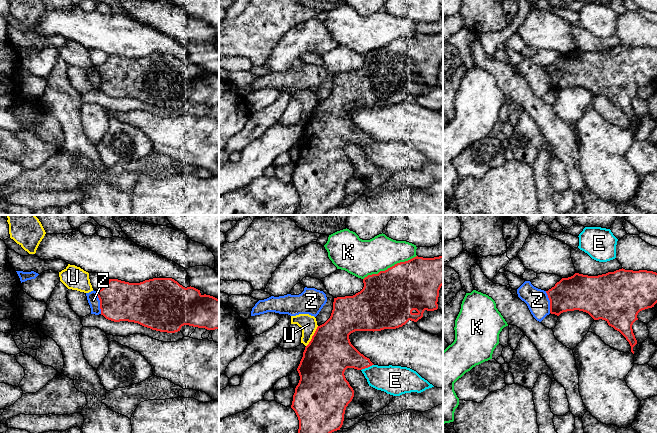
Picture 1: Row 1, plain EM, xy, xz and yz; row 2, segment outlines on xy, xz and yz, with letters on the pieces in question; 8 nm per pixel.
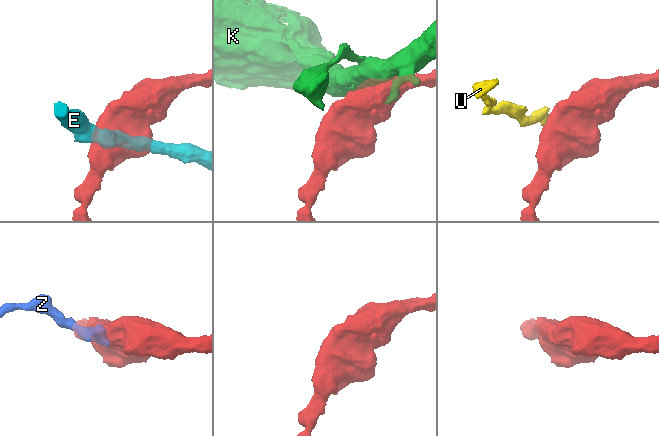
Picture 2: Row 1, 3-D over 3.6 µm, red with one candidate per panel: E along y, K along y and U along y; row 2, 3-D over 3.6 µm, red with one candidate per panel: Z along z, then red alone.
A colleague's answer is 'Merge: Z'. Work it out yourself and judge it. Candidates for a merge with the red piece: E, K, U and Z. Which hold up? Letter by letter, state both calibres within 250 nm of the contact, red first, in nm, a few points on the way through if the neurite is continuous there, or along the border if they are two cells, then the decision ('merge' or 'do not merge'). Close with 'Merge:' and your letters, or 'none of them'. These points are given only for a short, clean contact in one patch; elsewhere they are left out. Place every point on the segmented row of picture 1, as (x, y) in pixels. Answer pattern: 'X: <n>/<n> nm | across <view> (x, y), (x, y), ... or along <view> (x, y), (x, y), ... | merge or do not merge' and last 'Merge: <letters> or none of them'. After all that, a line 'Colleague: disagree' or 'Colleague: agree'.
E: 260/240 nm | do not merge
K: 440/300 nm | do not merge
U: 360/140 nm | along xz (318, 326), (306, 346) | do not merge
Z: 320/90 nm | along xy (95, 291), (101, 313) | do not merge
Merge: none of them
Colleague: disagree

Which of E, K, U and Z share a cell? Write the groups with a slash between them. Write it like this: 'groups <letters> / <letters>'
groups E / K / U / Z

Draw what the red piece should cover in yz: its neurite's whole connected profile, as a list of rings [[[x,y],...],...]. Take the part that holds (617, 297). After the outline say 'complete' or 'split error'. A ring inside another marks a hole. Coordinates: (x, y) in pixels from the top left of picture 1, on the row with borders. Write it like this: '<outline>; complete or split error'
[[[619,269],[598,276],[575,273],[562,278],[546,291],[550,300],[550,313],[559,316],[563,312],[579,310],[588,313],[594,320],[605,320],[629,342],[631,352],[637,340],[632,325],[640,311],[652,308],[657,303],[657,273],[647,270]]]; complete

